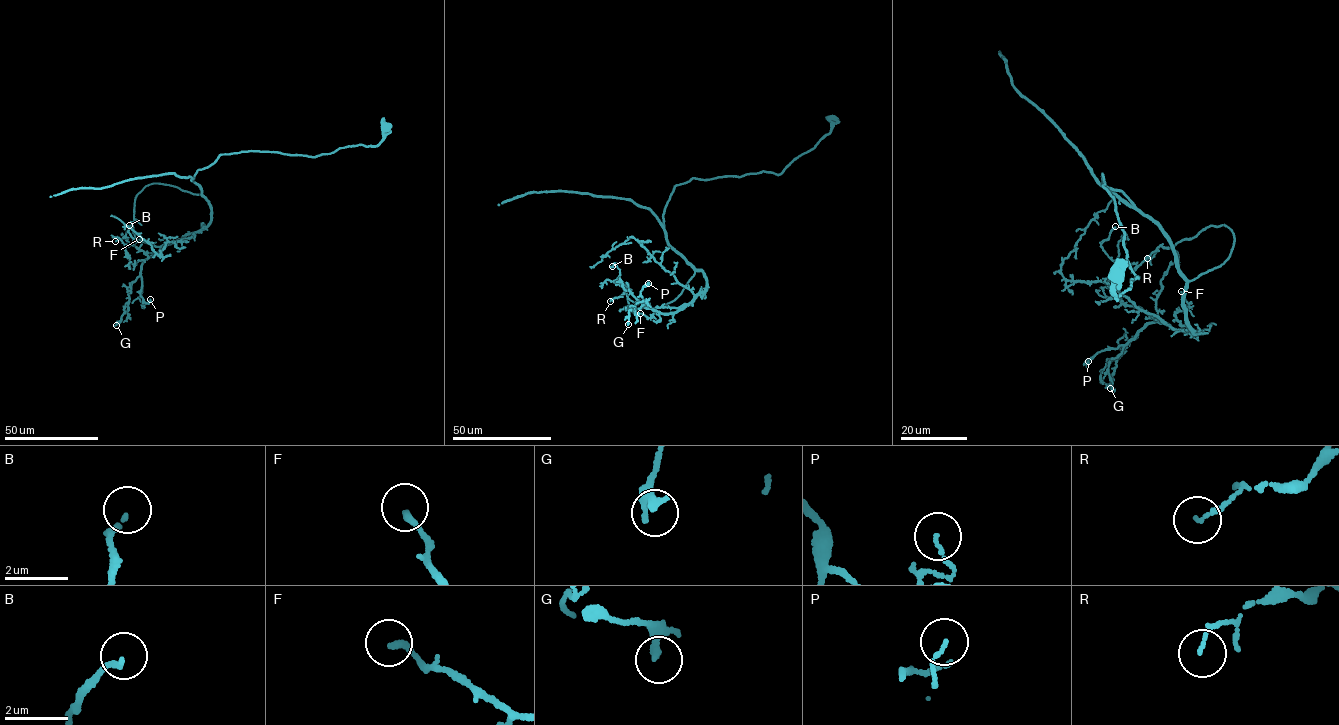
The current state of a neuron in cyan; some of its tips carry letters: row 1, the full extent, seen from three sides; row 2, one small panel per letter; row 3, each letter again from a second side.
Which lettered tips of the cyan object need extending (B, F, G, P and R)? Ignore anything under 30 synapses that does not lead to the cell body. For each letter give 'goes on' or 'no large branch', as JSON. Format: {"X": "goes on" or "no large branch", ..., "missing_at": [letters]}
{"B": "no large branch", "F": "no large branch", "G": "no large branch", "P": "no large branch", "R": "no large branch", "missing_at": []}

